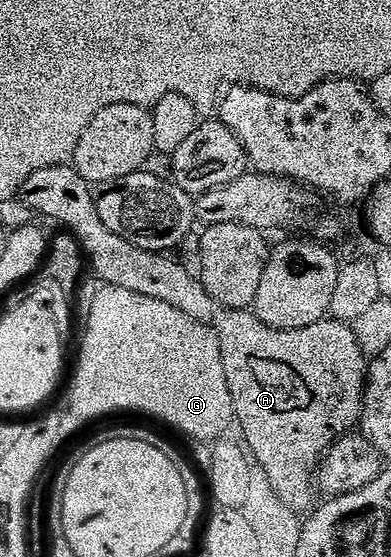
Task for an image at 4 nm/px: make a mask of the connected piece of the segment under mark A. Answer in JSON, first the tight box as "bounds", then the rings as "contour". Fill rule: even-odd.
{"bounds":[17,164,369,512],"contour":[[[64,164],[33,172],[33,176],[25,180],[17,198],[35,211],[40,219],[48,218],[49,221],[56,222],[61,226],[59,228],[79,242],[90,269],[91,266],[95,269],[95,274],[103,286],[125,288],[141,296],[149,296],[152,300],[173,304],[173,308],[185,312],[190,318],[203,322],[215,331],[221,344],[225,380],[229,384],[229,392],[235,405],[235,422],[243,429],[242,441],[250,457],[264,470],[266,476],[269,476],[277,496],[289,509],[296,512],[307,509],[310,511],[316,505],[317,475],[323,459],[327,457],[327,451],[340,438],[352,433],[363,417],[363,396],[367,393],[369,358],[363,353],[354,329],[345,322],[324,320],[309,324],[309,328],[278,330],[269,328],[269,324],[261,321],[250,309],[234,310],[221,304],[204,288],[202,281],[196,275],[194,278],[175,256],[137,248],[137,244],[129,244],[129,240],[109,232],[109,228],[105,228],[99,218],[92,183],[84,180],[74,165]]]}

